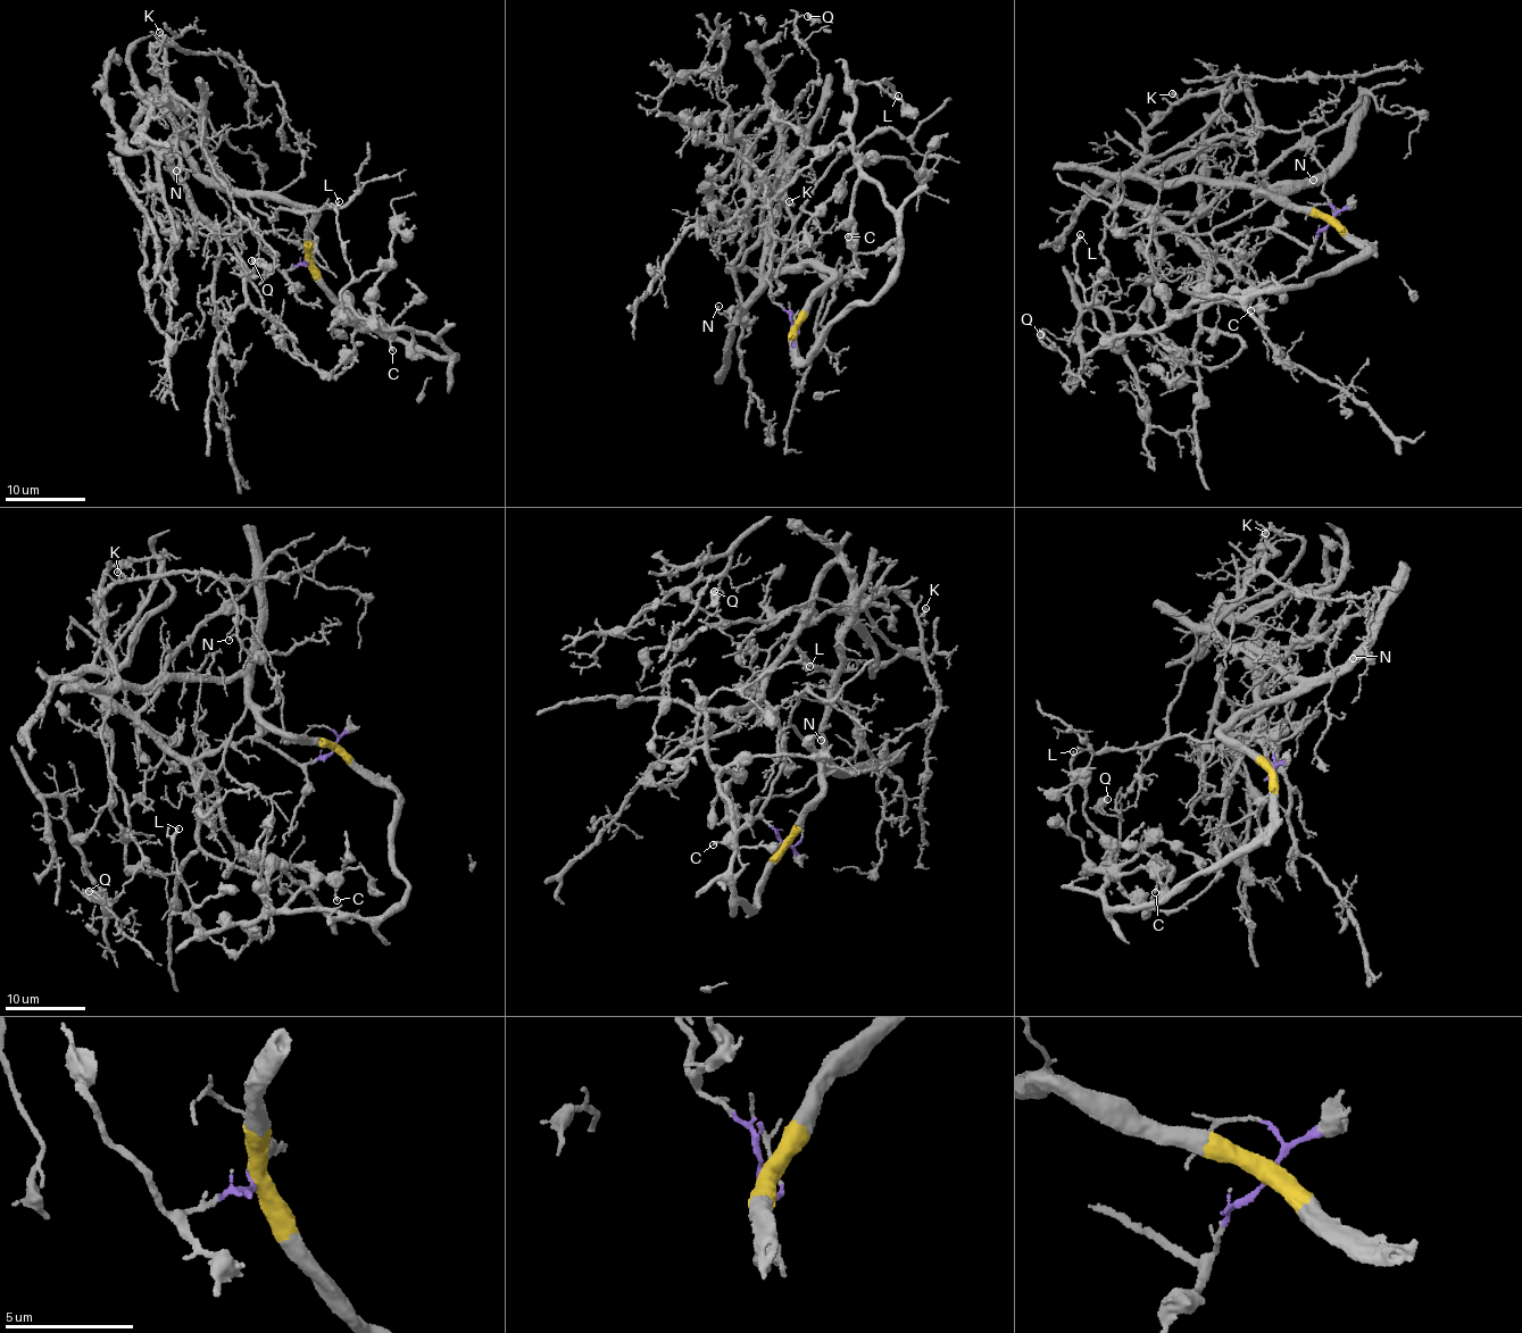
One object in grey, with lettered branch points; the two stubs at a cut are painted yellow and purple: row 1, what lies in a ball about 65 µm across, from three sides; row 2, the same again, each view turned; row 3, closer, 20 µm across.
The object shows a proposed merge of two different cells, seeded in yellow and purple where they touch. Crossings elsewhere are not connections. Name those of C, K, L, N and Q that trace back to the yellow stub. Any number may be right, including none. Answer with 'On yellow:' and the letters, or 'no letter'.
On yellow: C, L, N, Q

